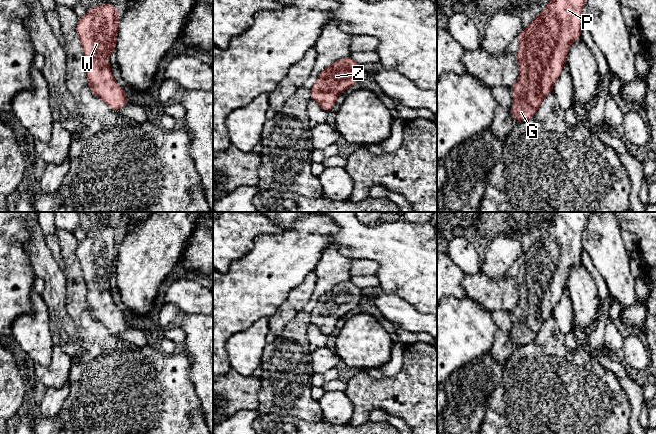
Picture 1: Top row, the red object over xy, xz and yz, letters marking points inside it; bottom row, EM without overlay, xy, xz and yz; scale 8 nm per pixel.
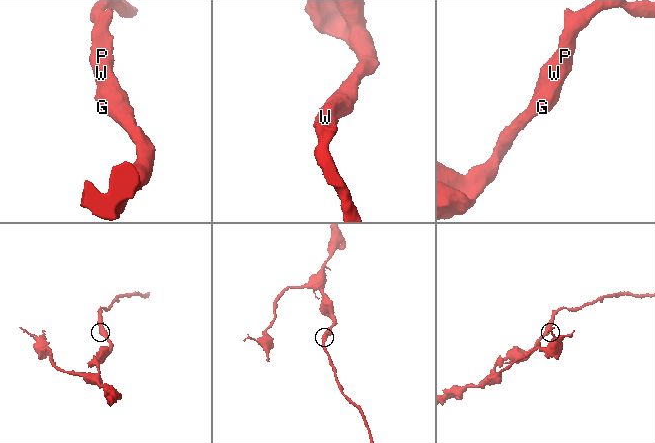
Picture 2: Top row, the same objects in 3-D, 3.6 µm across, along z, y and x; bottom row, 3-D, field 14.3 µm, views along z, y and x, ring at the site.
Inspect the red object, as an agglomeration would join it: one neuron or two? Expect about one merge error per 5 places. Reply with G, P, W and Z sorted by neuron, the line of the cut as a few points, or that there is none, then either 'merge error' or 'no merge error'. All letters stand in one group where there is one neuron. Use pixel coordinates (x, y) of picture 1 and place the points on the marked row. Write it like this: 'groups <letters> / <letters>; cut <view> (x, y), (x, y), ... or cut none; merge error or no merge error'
groups G P W Z; cut none; no merge error

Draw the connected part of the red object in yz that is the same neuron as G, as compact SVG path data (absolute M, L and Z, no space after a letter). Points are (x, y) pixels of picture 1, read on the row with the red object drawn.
M550 0L540 14L518 34L519 49L516 57L520 74L518 80L510 87L513 97L510 115L519 123L531 119L544 99L551 94L555 81L566 63L570 45L580 38L583 26L581 13L586 2L587 0Z

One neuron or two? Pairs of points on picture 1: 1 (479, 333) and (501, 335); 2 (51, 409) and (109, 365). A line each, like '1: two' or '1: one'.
1: two
2: two

